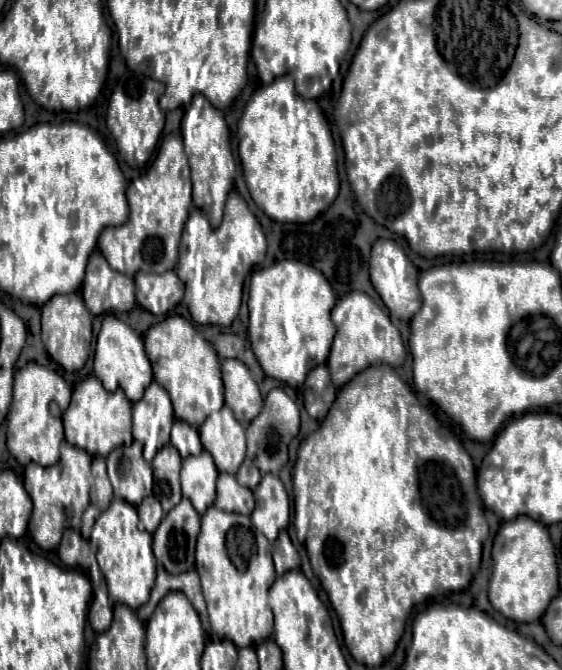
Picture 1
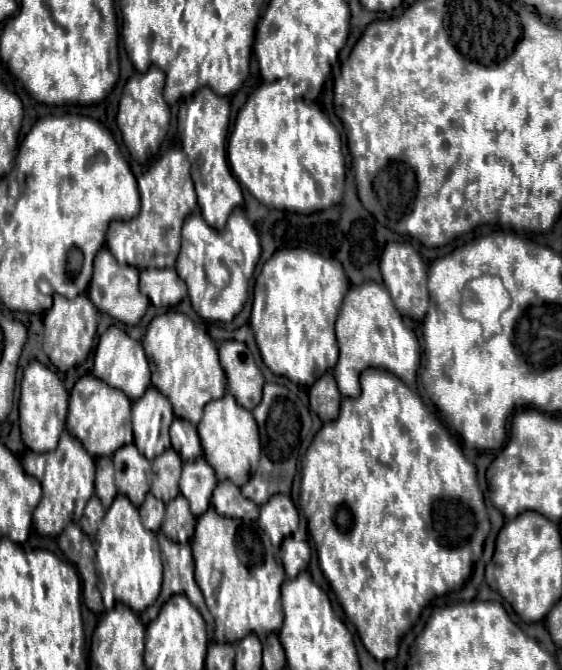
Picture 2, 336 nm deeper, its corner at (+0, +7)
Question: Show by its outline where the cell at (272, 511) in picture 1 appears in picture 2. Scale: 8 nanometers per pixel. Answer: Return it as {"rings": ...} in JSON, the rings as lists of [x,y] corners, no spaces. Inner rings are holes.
{"rings":[[[274,495],[260,507],[260,529],[270,537],[274,547],[280,547],[284,537],[290,537],[298,529],[298,511],[288,495]]]}

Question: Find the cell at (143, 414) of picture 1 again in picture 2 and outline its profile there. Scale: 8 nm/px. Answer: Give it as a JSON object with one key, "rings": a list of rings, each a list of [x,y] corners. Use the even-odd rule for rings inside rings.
{"rings":[[[156,387],[132,403],[134,445],[150,461],[171,447],[169,428],[174,417],[168,397]]]}

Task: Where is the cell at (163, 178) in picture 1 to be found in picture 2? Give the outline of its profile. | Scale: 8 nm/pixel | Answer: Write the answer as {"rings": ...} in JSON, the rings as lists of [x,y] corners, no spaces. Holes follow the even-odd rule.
{"rings":[[[174,147],[166,151],[140,179],[138,179],[138,189],[140,189],[140,199],[142,199],[142,209],[140,215],[130,219],[130,221],[112,221],[108,235],[106,235],[106,245],[112,251],[112,255],[120,263],[128,263],[136,269],[146,269],[146,267],[174,267],[178,251],[180,251],[180,229],[182,221],[186,215],[190,215],[196,209],[196,193],[194,193],[194,183],[190,177],[190,161],[186,153],[180,147]]]}

